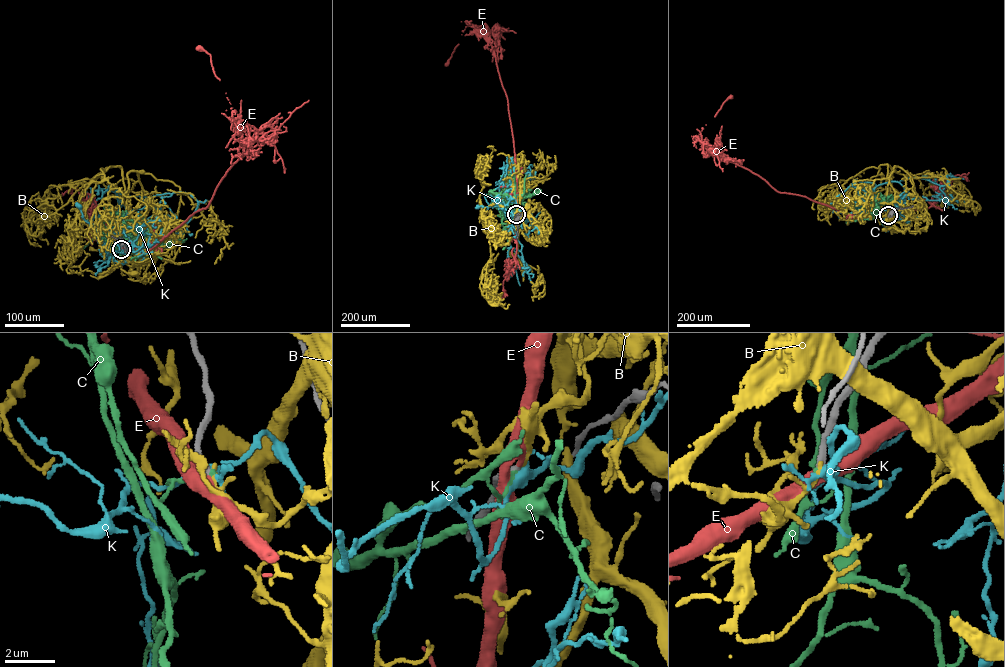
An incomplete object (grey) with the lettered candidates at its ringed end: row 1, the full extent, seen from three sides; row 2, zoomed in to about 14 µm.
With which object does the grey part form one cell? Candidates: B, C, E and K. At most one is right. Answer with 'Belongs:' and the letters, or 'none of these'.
Belongs: E

